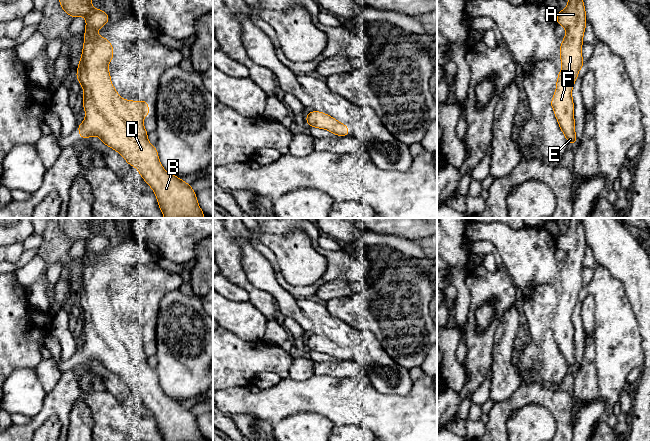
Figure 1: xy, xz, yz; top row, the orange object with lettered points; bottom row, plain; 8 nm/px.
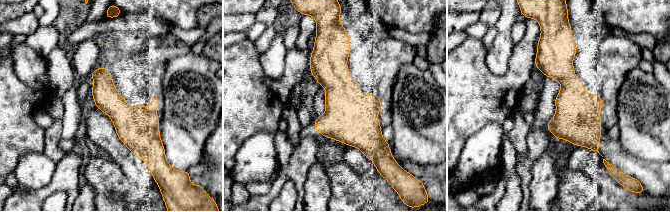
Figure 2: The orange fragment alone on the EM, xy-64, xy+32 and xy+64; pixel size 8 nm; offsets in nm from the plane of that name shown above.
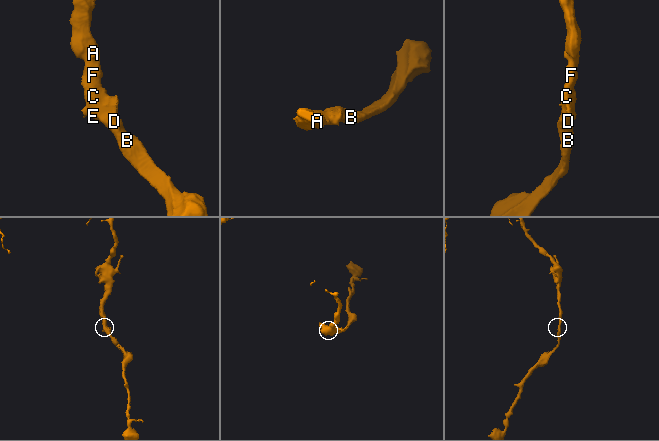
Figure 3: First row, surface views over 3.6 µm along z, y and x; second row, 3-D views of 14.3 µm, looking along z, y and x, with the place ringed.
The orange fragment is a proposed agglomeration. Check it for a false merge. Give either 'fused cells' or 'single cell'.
single cell

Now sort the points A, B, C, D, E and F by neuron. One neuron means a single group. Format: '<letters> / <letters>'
A B C D E F

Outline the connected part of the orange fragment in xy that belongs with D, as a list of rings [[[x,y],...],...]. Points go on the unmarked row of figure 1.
[[[59,218],[59,227],[65,237],[73,242],[84,240],[86,251],[81,284],[78,285],[76,303],[84,315],[83,331],[85,344],[77,350],[79,359],[86,364],[90,360],[98,360],[102,366],[117,375],[129,388],[137,392],[144,405],[154,415],[157,427],[164,442],[204,442],[195,414],[190,409],[168,397],[161,389],[156,370],[147,363],[148,356],[143,349],[143,341],[150,340],[146,324],[137,327],[134,324],[124,324],[111,308],[108,289],[114,281],[111,266],[97,258],[97,254],[109,245],[109,239],[91,229],[92,218]]]

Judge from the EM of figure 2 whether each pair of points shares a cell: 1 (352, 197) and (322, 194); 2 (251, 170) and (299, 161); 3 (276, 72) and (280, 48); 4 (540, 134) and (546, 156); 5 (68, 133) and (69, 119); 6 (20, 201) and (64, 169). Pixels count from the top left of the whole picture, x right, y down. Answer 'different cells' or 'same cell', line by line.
1: different cells
2: different cells
3: same cell
4: different cells
5: same cell
6: same cell

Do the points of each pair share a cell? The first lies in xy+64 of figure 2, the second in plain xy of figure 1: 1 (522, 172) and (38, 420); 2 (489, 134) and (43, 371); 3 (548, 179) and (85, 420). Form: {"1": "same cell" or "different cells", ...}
{"1": "same cell", "2": "different cells", "3": "same cell"}

